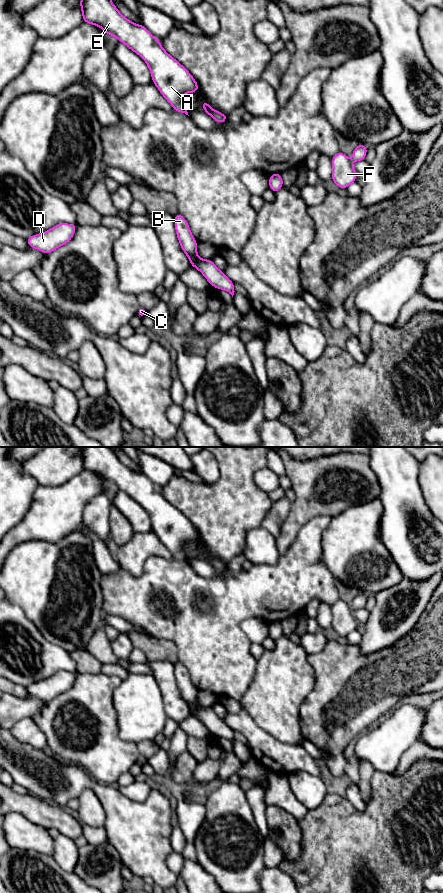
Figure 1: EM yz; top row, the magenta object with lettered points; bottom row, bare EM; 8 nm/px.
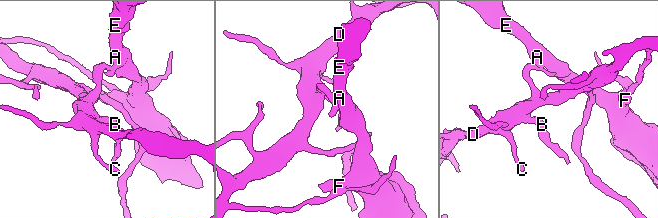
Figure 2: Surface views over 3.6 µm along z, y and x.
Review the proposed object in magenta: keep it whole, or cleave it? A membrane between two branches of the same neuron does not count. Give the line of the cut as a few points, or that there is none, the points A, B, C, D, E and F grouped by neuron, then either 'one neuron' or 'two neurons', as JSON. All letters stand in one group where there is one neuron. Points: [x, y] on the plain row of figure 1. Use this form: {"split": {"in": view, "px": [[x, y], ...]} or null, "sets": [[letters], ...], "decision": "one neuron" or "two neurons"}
{"split": {"in": "yz", "px": [[183, 553], [173, 555]]}, "sets": [["A", "E", "F"], ["B", "C", "D"]], "decision": "two neurons"}

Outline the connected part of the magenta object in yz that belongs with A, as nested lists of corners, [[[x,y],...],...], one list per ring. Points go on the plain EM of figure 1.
[[[81,447],[80,455],[82,457],[83,470],[98,474],[106,482],[116,485],[119,490],[125,492],[146,510],[151,519],[152,530],[173,555],[183,553],[183,543],[185,541],[198,539],[199,534],[193,524],[165,499],[159,487],[154,485],[142,472],[137,473],[124,465],[111,447]]]

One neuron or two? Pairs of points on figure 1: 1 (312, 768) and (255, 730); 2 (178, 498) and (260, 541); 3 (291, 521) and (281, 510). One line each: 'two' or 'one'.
1: one
2: two
3: two

